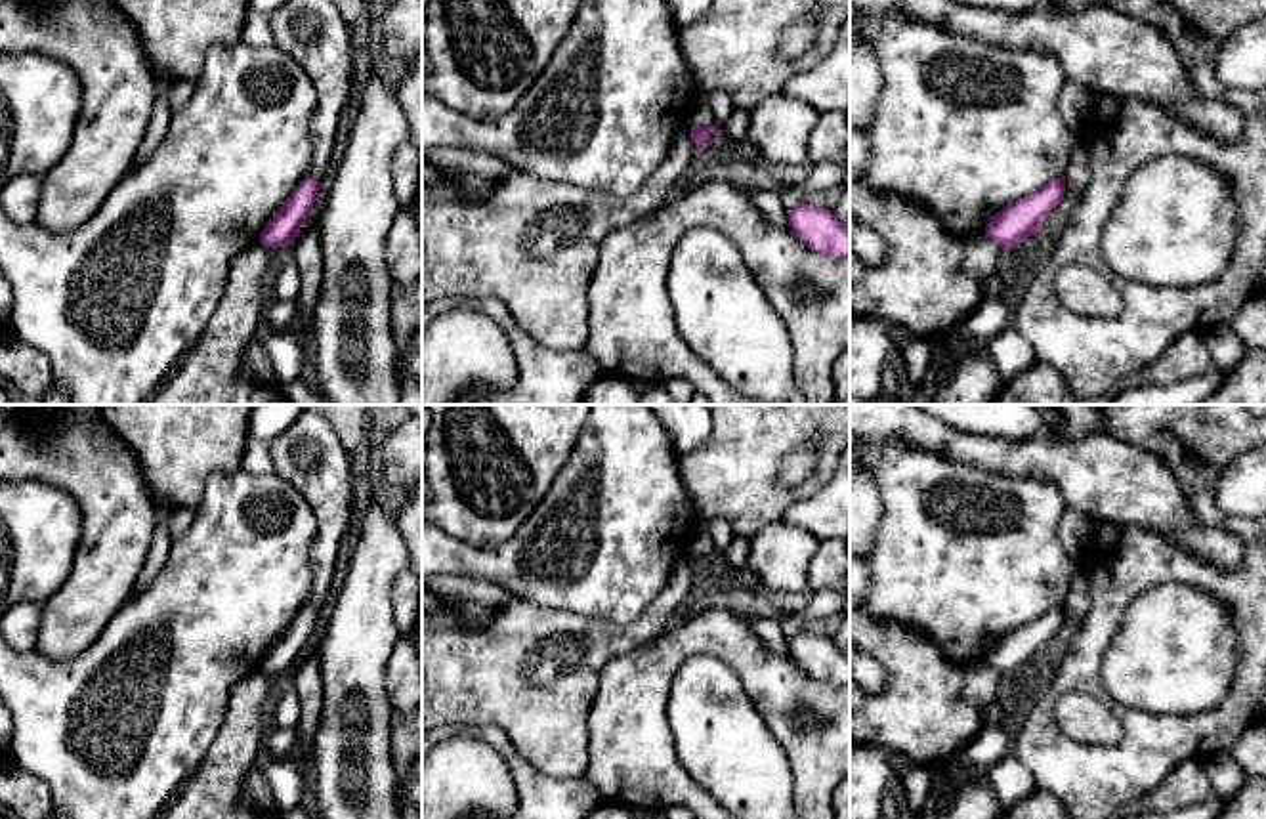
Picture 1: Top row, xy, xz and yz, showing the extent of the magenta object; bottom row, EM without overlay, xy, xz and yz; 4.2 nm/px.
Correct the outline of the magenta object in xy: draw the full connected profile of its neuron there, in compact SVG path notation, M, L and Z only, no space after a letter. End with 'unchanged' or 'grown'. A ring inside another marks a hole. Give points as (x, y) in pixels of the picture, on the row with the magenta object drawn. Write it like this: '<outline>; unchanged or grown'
M302 179L285 204L273 214L260 235L260 244L265 248L286 248L300 233L300 227L309 214L319 183L315 179Z; unchanged

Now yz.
M1066 176L995 214L985 225L985 237L993 239L1004 252L1008 252L1023 239L1039 233L1044 220L1060 204L1064 195Z; unchanged

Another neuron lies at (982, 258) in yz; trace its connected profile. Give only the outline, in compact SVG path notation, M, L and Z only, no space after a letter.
M989 237L966 244L962 271L978 279L983 286L987 279L1006 263L1006 252Z

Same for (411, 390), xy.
M401 372L399 380L401 380L399 405L422 405L422 384L414 380L409 372Z

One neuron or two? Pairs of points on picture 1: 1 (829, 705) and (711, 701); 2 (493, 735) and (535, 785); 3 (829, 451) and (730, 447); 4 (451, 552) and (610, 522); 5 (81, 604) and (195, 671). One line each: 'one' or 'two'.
1: two
2: one
3: one
4: one
5: two

